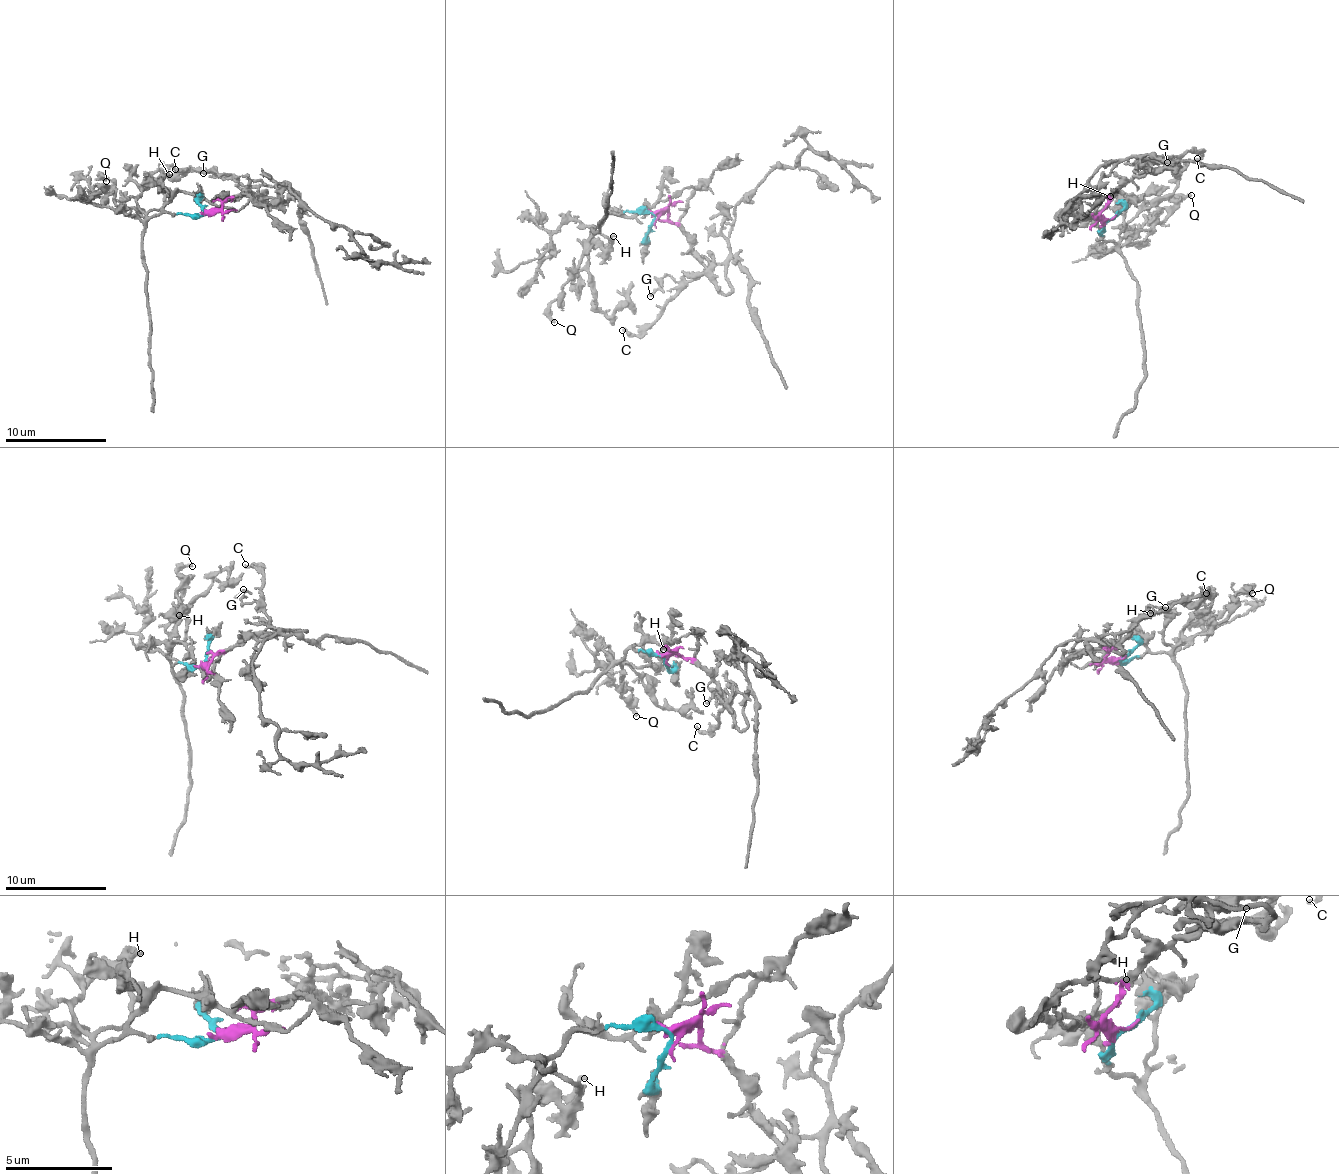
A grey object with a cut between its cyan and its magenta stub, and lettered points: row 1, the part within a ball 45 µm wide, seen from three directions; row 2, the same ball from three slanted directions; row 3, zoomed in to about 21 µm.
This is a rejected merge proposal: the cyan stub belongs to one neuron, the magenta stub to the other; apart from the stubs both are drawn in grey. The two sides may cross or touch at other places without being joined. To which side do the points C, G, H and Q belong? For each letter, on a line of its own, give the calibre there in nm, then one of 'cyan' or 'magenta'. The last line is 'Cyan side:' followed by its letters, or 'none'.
C: calibre 200 nm; magenta
G: calibre 150 nm; magenta
H: calibre 180 nm; cyan
Q: calibre 240 nm; cyan
Cyan side: H, Q

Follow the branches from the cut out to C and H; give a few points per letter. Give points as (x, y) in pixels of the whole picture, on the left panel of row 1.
C: (208, 212), (242, 193), (253, 196), (258, 190), (202, 170), (174, 169)
H: (207, 213), (172, 213), (151, 218), (146, 214), (163, 205), (163, 182), (169, 174)

